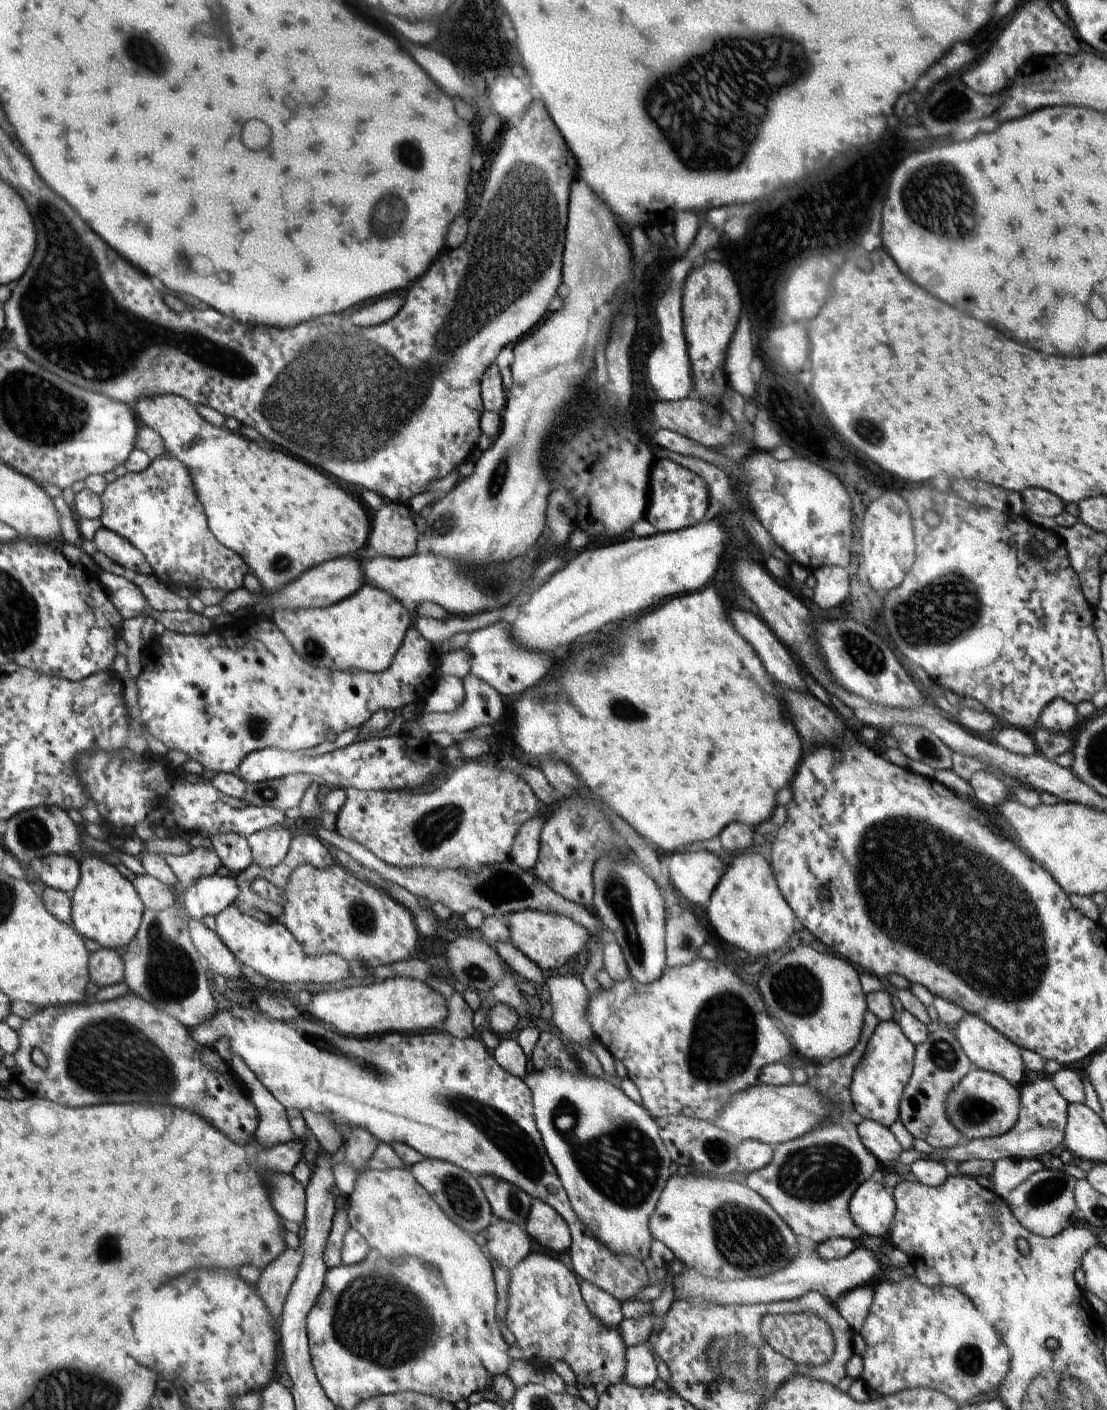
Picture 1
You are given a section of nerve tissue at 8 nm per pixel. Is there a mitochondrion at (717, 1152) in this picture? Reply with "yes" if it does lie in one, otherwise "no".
yes

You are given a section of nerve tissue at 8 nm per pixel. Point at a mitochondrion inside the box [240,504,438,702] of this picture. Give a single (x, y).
(314, 649)

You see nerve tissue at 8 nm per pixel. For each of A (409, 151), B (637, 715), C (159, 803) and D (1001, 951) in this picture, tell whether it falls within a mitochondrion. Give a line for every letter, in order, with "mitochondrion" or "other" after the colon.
A: mitochondrion
B: mitochondrion
C: other
D: mitochondrion

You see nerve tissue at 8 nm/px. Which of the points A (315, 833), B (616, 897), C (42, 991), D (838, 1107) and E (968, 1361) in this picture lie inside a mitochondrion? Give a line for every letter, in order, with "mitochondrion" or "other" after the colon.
A: other
B: mitochondrion
C: other
D: other
E: mitochondrion

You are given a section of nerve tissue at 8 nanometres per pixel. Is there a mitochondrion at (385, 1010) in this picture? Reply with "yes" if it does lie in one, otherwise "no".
no

